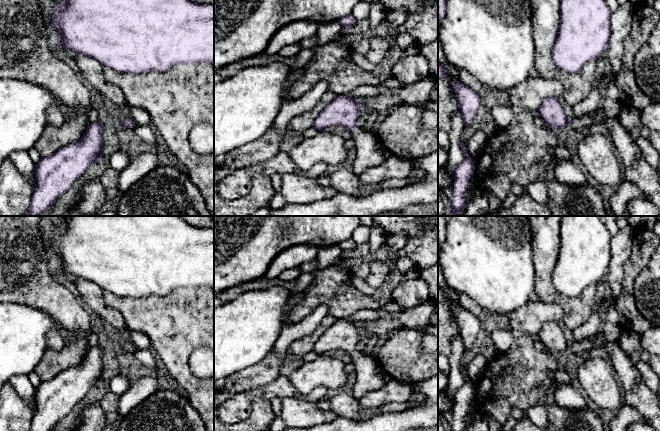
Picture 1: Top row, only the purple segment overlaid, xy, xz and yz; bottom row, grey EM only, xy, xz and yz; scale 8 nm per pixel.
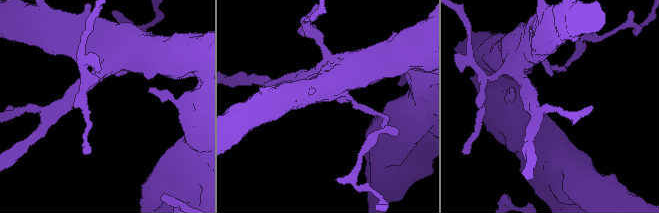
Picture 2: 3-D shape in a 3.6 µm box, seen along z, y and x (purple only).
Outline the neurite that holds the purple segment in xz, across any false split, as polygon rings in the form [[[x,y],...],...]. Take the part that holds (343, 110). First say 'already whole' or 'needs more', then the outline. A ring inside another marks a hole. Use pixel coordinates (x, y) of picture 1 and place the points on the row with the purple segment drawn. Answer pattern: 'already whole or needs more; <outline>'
needs more; [[[336,96],[317,116],[313,127],[323,131],[330,126],[343,126],[352,132],[356,147],[356,159],[352,172],[359,176],[370,167],[381,165],[386,157],[378,147],[377,137],[372,132],[364,132],[356,126],[356,120],[362,107],[360,99],[349,96]]]

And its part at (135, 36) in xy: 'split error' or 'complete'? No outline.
complete

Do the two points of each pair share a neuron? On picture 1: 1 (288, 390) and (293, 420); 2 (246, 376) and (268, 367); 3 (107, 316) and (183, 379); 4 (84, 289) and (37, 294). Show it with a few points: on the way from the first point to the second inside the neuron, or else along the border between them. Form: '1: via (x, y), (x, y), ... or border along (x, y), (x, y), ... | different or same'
1: border along (282, 398), (297, 398), (312, 402) | different
2: via (251, 376), (260, 375), (263, 372) | same
3: border along (111, 307), (121, 313), (126, 326) | different
4: border along (77, 297), (89, 310) | different

